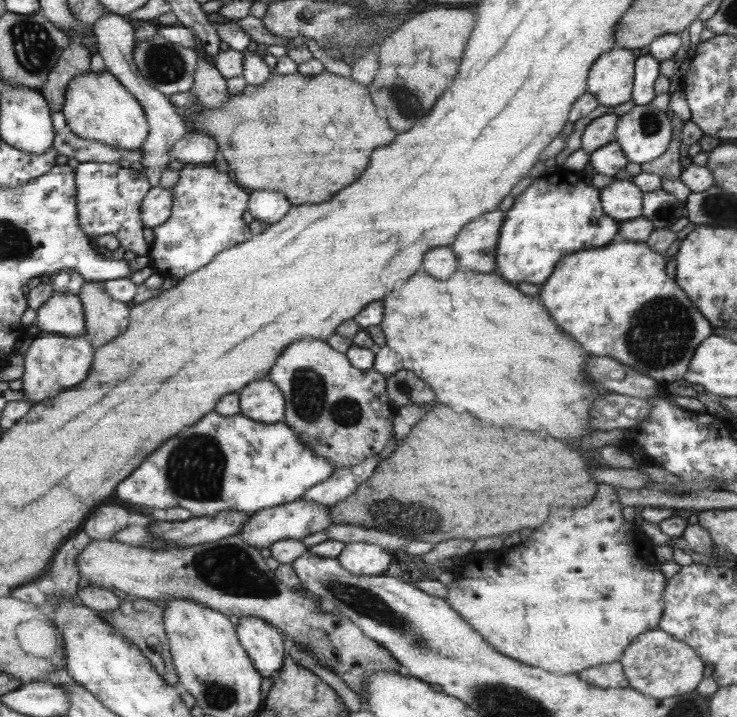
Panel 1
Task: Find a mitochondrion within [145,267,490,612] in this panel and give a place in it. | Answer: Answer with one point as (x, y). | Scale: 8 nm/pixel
(195, 466)

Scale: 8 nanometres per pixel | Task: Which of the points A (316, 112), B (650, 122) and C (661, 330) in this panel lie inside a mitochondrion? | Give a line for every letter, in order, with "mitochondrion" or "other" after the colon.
A: other
B: mitochondrion
C: mitochondrion

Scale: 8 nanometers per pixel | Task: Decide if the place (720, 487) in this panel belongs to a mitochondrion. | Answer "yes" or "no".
no

